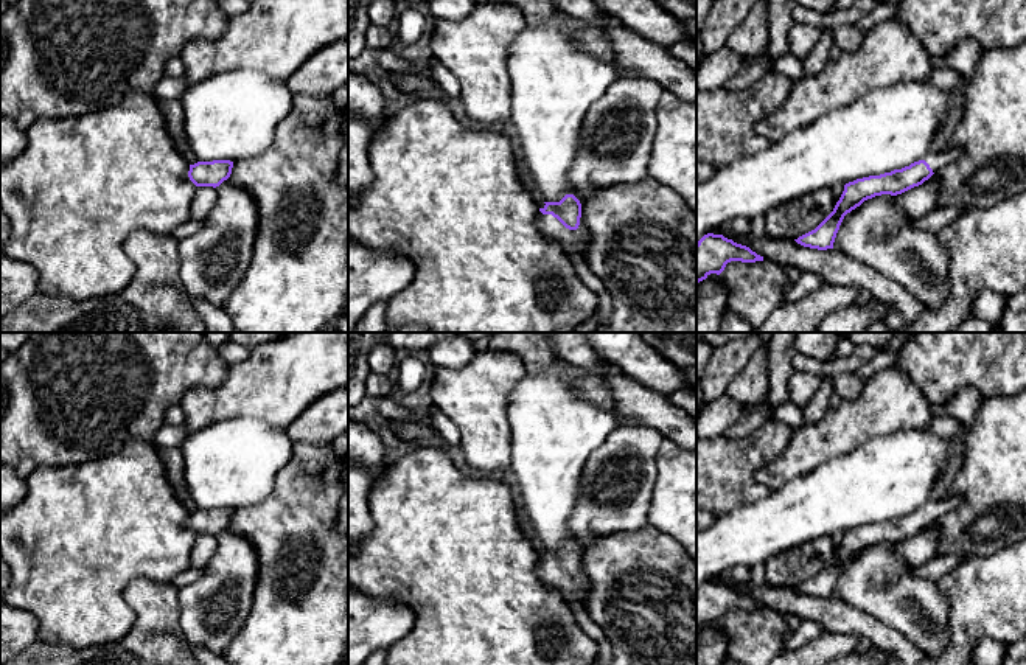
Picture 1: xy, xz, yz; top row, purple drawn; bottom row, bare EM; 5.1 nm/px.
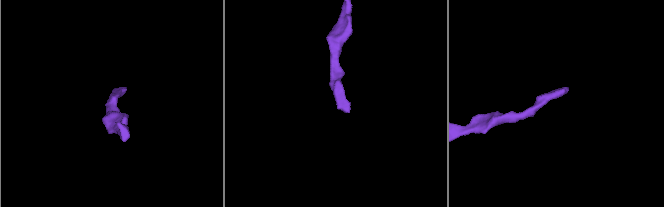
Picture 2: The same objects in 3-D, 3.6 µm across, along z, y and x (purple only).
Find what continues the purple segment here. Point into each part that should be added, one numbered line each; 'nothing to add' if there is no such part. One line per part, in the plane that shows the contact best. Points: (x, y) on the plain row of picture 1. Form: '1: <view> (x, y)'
1: xz (552, 575)

